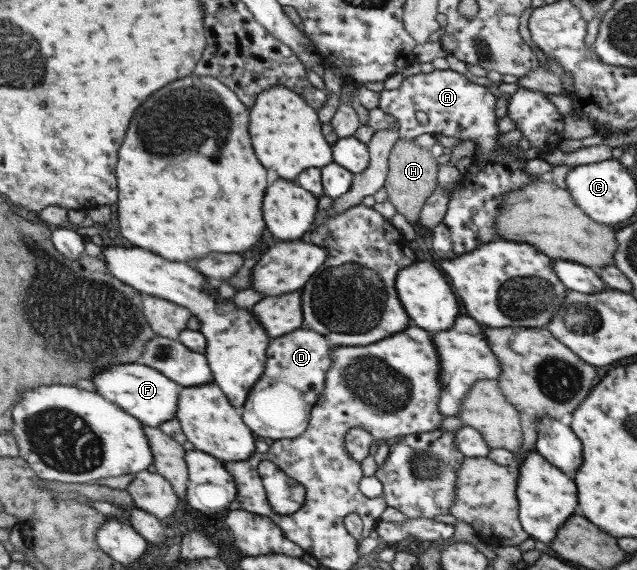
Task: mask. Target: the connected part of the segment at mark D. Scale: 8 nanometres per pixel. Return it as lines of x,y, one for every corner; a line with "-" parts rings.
296,330
271,342
267,368
242,408
243,419
262,438
297,439
309,427
313,406
327,385
327,372
334,364
334,349
328,339
315,330

